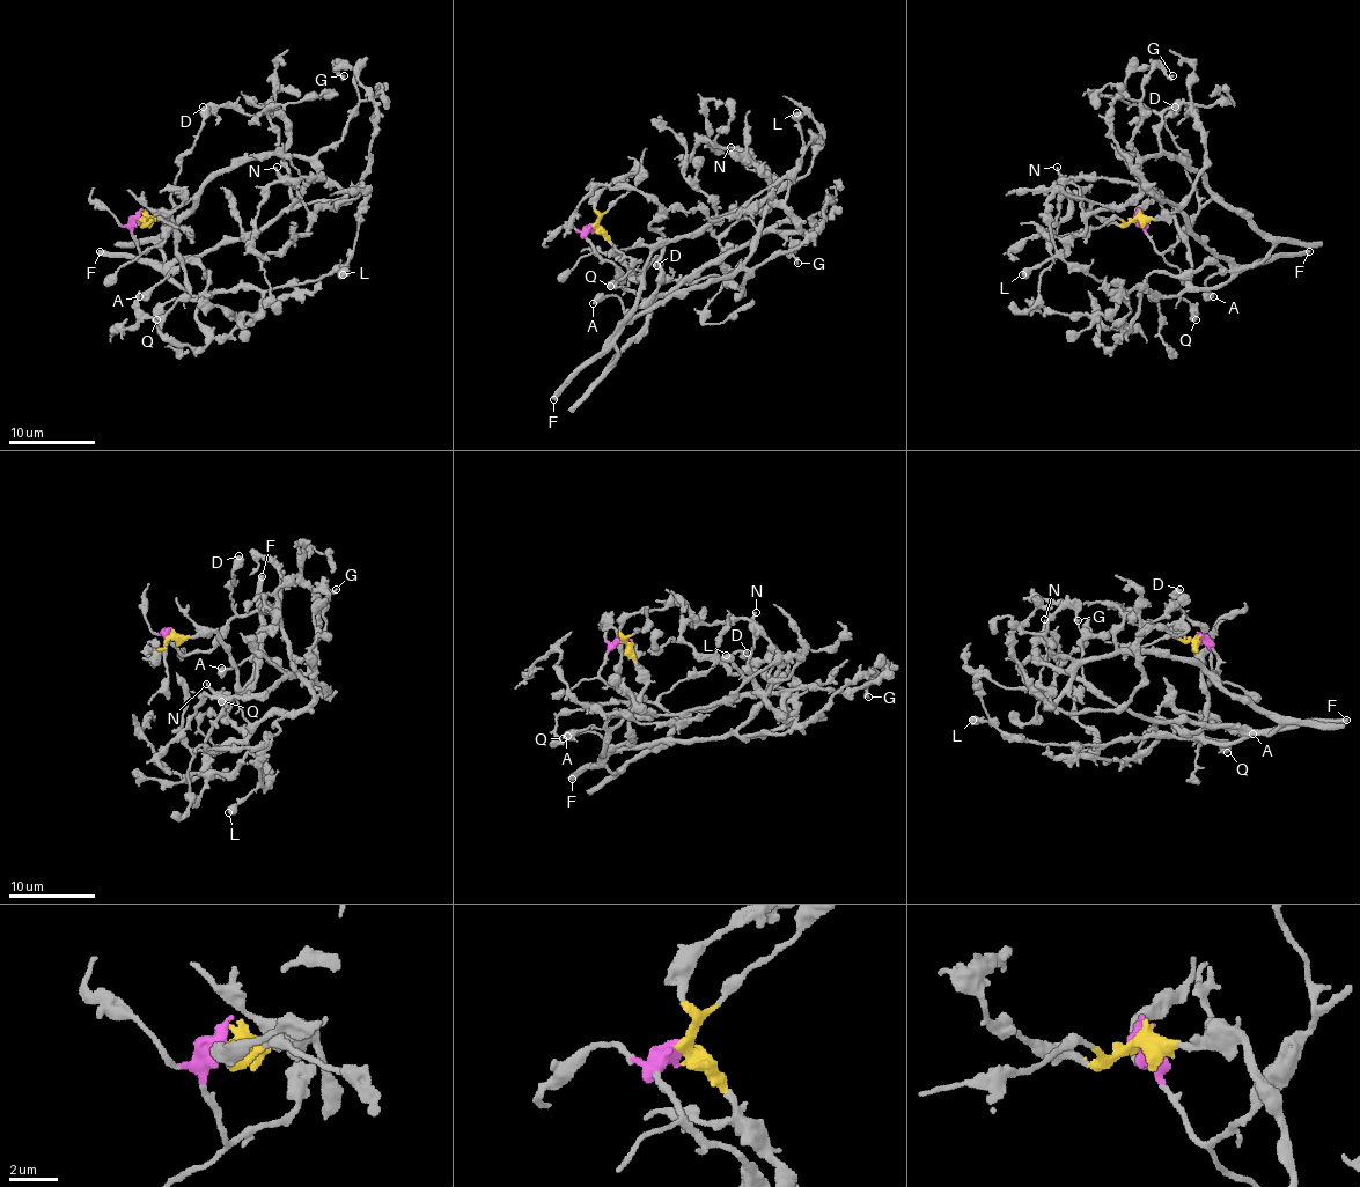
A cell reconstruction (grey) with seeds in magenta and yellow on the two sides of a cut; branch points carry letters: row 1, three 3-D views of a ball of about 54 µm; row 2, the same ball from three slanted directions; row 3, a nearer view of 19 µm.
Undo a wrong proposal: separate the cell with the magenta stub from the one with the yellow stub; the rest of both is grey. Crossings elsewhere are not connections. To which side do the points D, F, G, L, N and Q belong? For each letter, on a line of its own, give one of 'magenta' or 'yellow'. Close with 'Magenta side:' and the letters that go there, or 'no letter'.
D: magenta
F: yellow
G: magenta
L: yellow
N: magenta
Q: yellow
Magenta side: D, G, N

